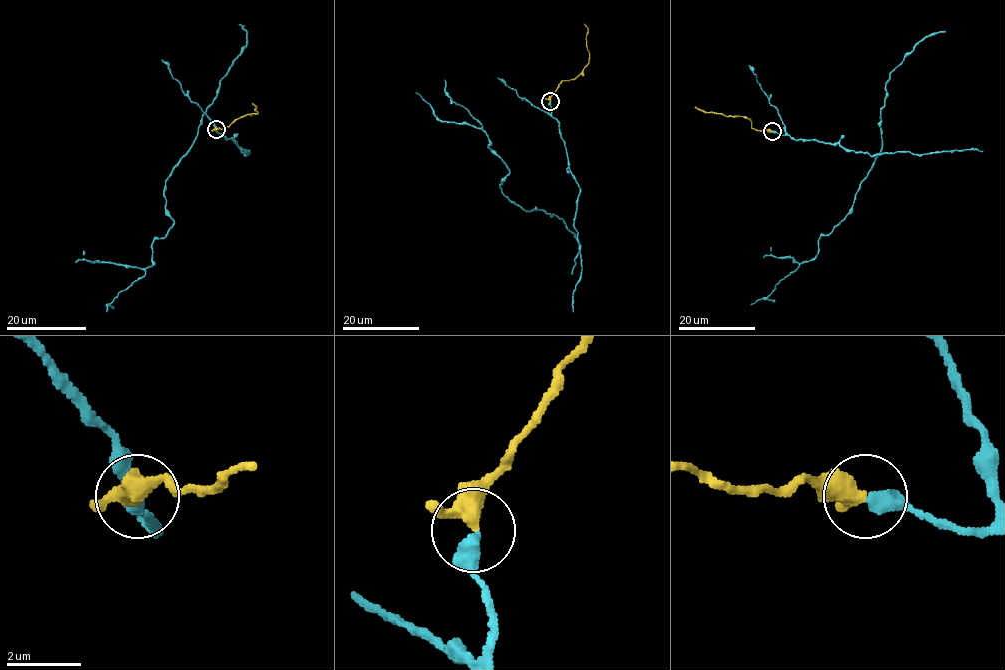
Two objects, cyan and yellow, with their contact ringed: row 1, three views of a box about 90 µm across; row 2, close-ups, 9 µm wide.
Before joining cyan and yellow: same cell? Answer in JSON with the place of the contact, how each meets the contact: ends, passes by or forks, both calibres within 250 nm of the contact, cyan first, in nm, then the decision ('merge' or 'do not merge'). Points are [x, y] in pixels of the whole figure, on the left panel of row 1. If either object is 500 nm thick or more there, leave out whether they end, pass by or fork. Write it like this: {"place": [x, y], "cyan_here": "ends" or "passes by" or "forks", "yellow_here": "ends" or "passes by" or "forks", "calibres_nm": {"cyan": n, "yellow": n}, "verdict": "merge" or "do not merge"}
{"place": [216, 129], "cyan_here": "ends", "yellow_here": "passes by", "calibres_nm": {"cyan": 480, "yellow": 380}, "verdict": "merge"}

